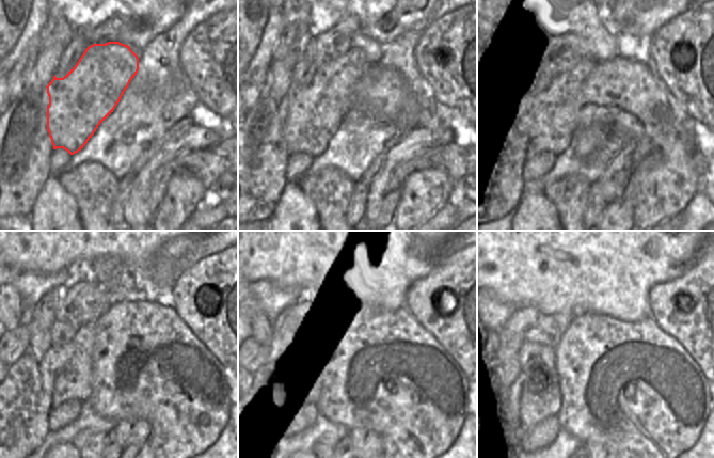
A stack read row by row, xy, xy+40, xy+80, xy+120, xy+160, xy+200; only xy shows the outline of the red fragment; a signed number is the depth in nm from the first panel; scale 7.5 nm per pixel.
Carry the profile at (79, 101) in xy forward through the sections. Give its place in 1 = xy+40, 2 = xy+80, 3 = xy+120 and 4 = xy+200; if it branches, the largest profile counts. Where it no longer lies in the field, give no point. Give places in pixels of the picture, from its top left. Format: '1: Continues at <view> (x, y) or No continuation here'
1: Continues at xy+40 (316, 110)
2: Continues at xy+80 (556, 121)
3: Continues at xy+120 (76, 384)
4: Continues at xy+200 (535, 403).

